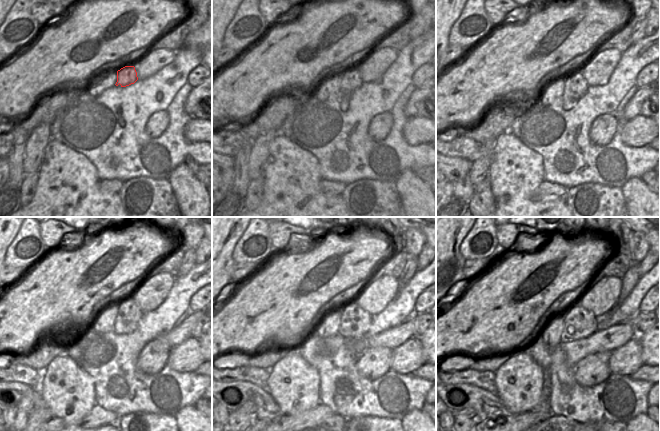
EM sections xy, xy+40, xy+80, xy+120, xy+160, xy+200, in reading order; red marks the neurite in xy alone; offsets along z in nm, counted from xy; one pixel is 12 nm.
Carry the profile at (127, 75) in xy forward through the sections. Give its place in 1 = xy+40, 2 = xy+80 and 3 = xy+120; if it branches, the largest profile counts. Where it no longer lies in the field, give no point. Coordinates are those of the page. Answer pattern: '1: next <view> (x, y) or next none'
1: next xy+40 (351, 78)
2: next xy+80 (576, 79)
3: next xy+120 (129, 304)

